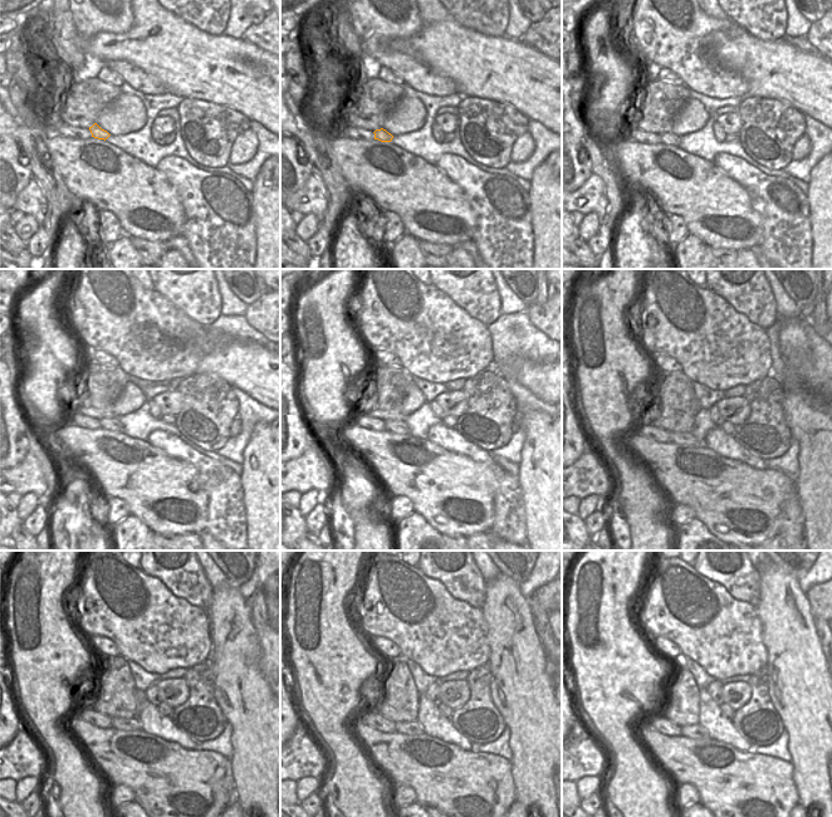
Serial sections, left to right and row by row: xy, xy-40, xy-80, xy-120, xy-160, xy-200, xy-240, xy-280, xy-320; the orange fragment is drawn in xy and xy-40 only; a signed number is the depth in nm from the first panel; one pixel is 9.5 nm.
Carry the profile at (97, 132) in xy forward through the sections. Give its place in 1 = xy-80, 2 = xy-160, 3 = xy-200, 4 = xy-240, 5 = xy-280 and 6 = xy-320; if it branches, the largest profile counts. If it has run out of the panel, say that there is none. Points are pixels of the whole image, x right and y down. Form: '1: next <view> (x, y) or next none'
1: next xy-80 (669, 137)
2: next xy-160 (396, 426)
3: next xy-200 (681, 438)
4: next xy-240 (128, 724)
5: next xy-280 (409, 728)
6: next xy-320 (696, 732)

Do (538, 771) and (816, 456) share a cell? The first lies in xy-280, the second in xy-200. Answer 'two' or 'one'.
one

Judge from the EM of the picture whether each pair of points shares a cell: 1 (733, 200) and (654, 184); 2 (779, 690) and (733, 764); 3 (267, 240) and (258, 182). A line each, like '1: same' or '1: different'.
1: same
2: different
3: same

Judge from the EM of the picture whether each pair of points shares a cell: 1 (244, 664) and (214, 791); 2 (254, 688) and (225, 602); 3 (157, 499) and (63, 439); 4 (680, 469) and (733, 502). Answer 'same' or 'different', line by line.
1: different
2: same
3: same
4: same

